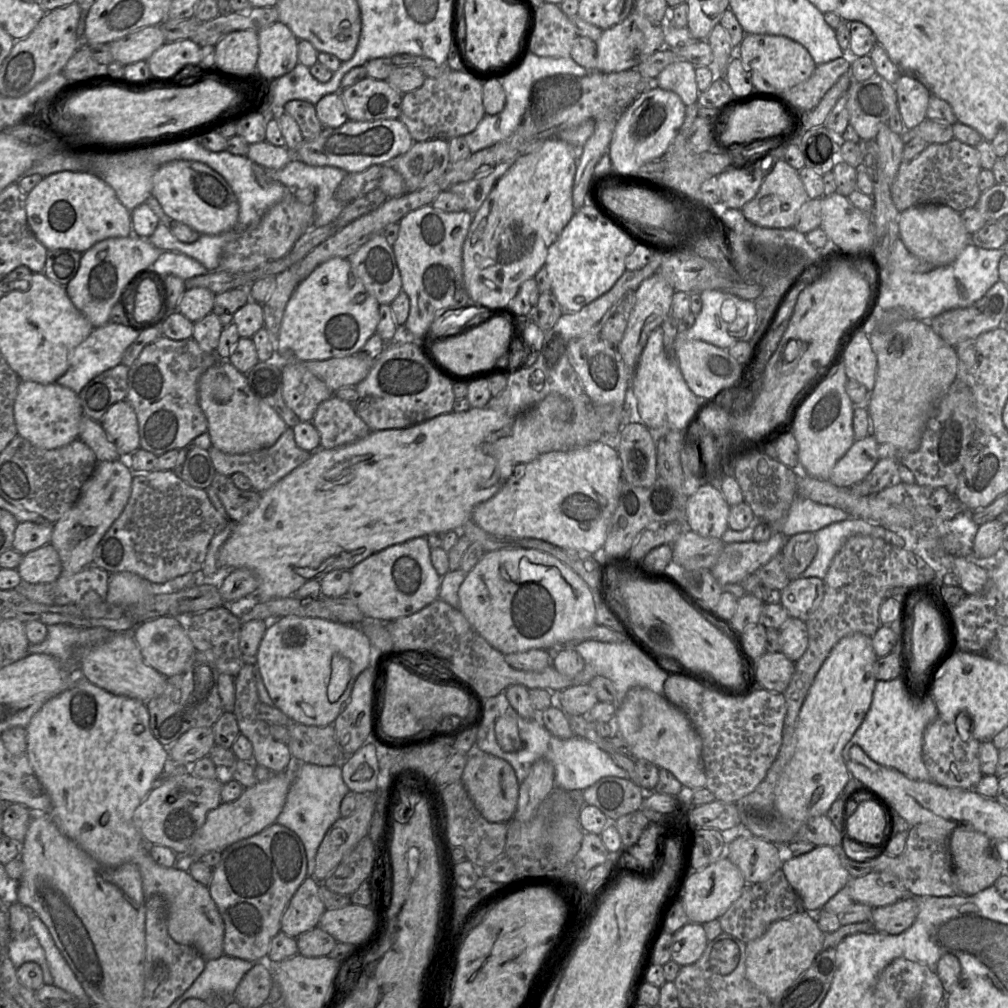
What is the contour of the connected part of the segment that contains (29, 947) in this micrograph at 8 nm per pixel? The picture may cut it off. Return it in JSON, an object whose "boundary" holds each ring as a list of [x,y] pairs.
{"boundary":[[[31,935],[25,940],[11,938],[8,950],[9,957],[16,969],[26,962],[35,962],[42,969],[44,984],[53,985],[53,977],[46,961],[44,949],[35,935]]]}

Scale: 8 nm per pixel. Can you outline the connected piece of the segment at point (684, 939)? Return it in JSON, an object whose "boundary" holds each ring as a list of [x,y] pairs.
{"boundary":[[[688,922],[673,934],[671,960],[680,967],[691,965],[702,956],[707,943],[703,925]]]}

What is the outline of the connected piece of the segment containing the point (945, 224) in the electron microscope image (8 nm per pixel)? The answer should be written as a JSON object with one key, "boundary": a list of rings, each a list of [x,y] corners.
{"boundary":[[[943,204],[912,206],[899,214],[899,237],[908,251],[934,266],[953,263],[970,243],[970,236],[962,222],[961,212]]]}

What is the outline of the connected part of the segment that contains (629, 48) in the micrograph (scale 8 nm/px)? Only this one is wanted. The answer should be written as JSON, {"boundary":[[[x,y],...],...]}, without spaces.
{"boundary":[[[634,11],[620,23],[603,30],[595,43],[597,46],[597,56],[594,71],[603,73],[635,69],[654,52],[662,47],[666,47],[664,45],[664,26],[653,24]]]}

